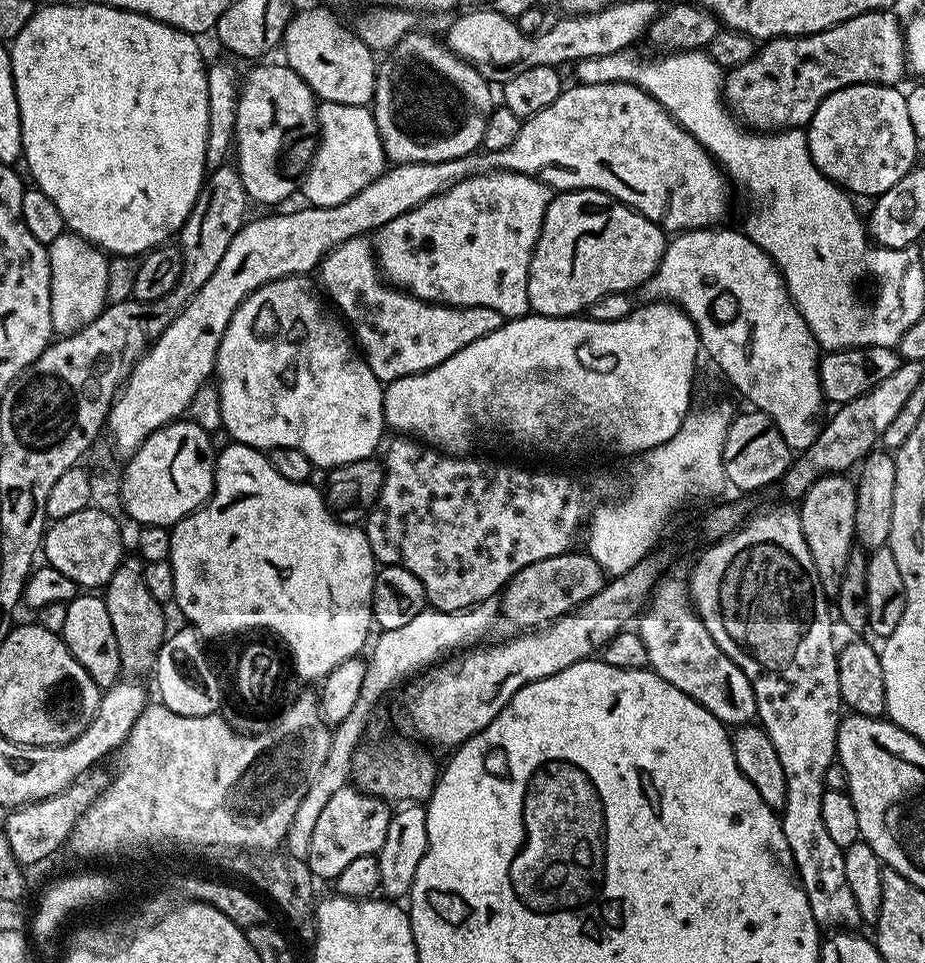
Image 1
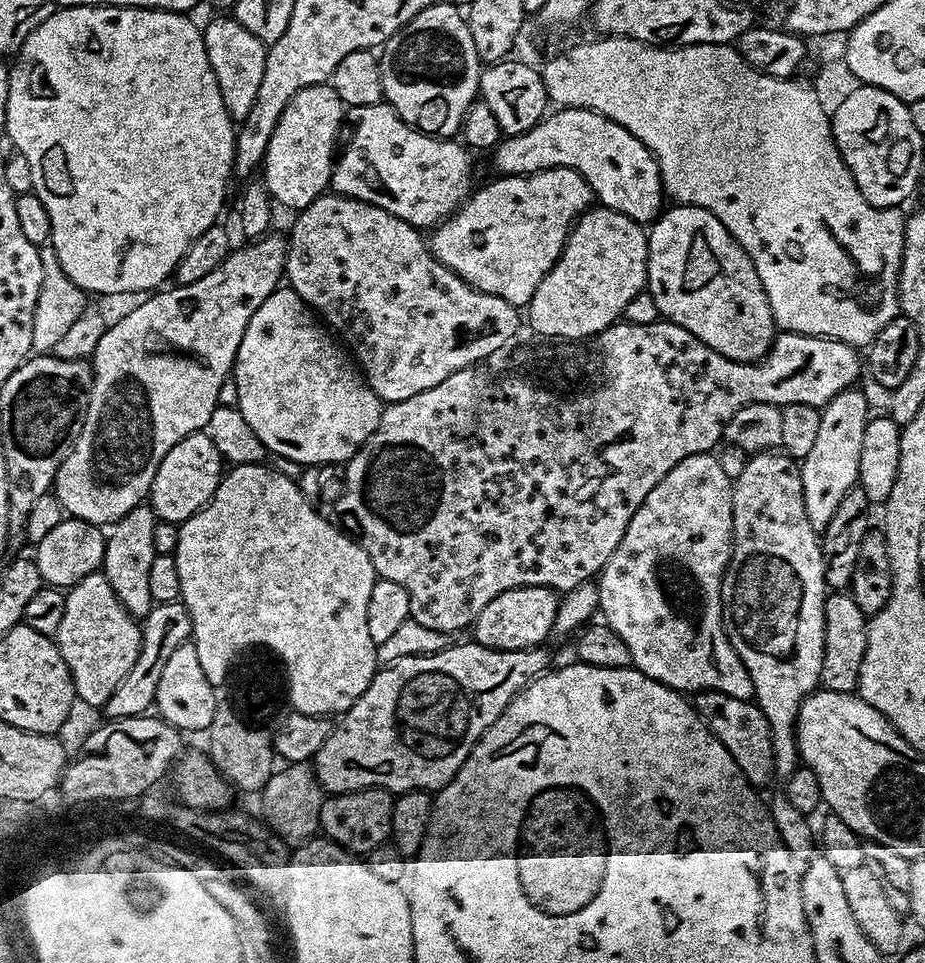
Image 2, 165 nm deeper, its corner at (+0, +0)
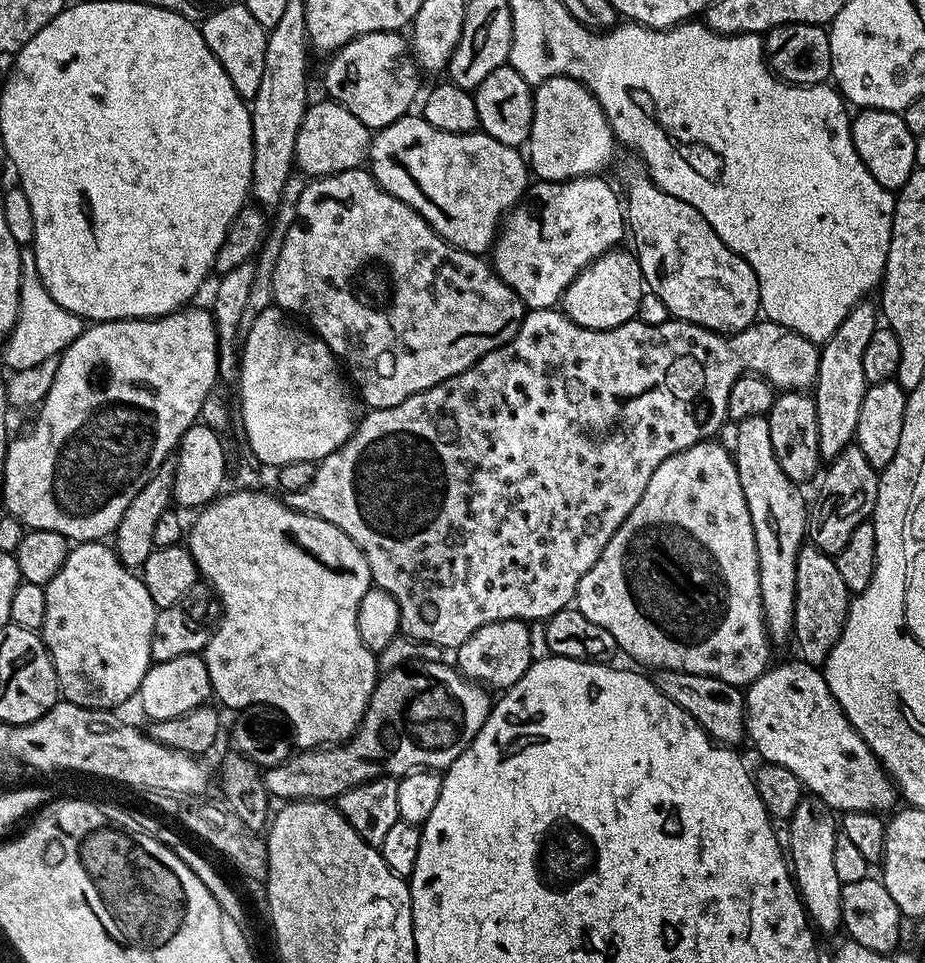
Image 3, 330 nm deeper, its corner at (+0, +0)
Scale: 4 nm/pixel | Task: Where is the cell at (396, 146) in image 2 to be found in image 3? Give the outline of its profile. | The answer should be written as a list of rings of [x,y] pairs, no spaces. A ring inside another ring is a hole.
[[[420,114],[403,116],[379,129],[372,137],[366,164],[381,188],[406,202],[447,244],[477,254],[487,253],[495,244],[504,217],[523,200],[530,183],[530,168],[520,148],[506,146],[482,130],[446,134],[446,130],[430,126]]]

